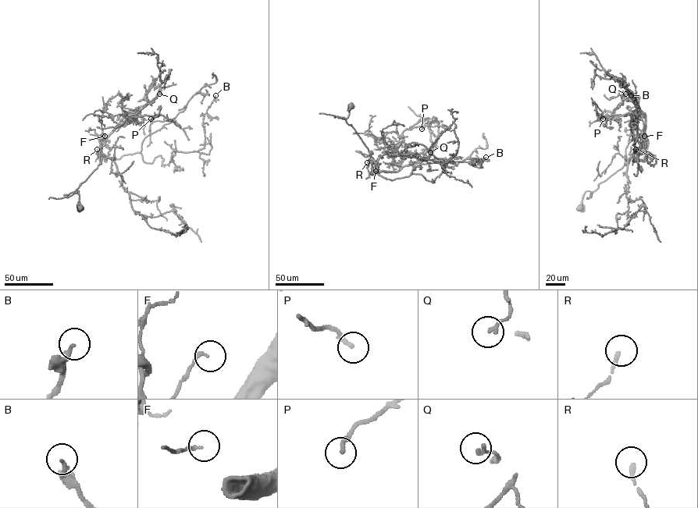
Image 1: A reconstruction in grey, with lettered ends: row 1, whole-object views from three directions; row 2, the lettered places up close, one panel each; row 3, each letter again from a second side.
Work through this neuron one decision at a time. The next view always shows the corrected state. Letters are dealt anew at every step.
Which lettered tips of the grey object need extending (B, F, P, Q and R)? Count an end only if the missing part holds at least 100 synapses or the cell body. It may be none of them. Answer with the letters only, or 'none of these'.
none of these

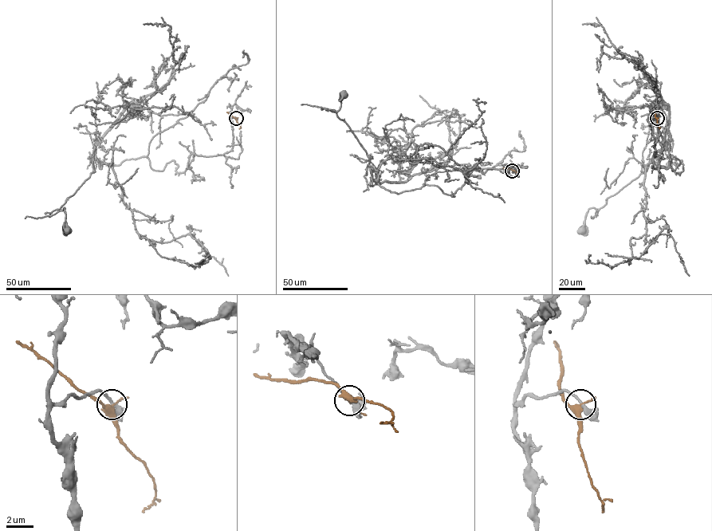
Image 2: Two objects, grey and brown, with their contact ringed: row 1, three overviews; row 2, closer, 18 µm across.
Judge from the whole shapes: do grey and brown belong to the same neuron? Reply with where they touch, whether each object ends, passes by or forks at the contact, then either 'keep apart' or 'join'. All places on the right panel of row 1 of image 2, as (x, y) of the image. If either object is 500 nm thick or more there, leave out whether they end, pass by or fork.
at (657, 118); grey passes by; brown forks there; keep apart

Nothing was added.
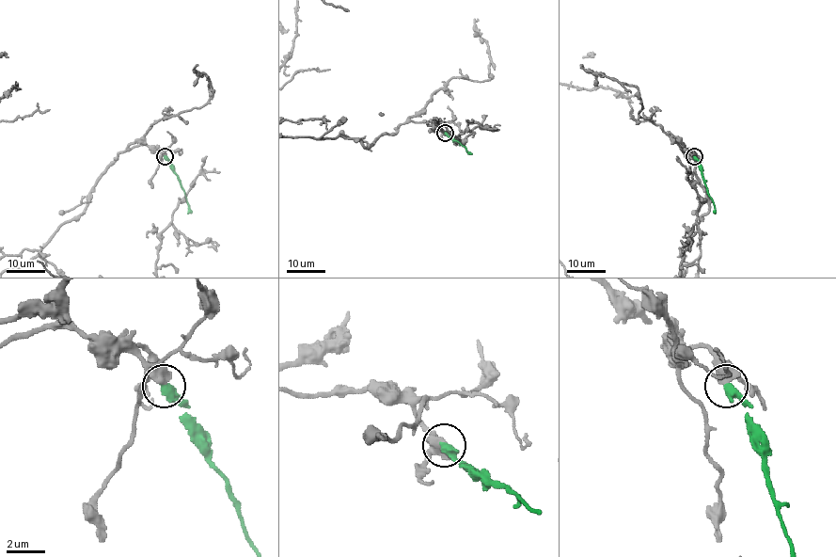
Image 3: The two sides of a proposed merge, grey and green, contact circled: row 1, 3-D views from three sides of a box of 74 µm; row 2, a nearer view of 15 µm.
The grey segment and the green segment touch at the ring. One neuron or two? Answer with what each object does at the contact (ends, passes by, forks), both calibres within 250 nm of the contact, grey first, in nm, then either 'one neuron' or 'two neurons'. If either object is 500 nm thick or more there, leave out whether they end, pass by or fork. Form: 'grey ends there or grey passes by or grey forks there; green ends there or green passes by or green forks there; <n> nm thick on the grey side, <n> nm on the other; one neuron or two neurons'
650 nm thick on the grey side, 480 nm on the other; two neurons

